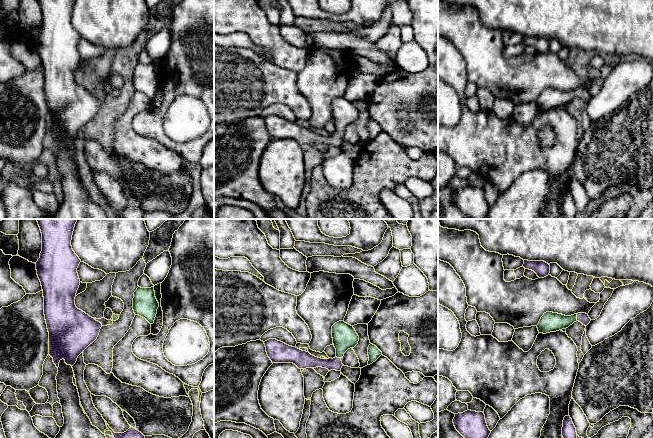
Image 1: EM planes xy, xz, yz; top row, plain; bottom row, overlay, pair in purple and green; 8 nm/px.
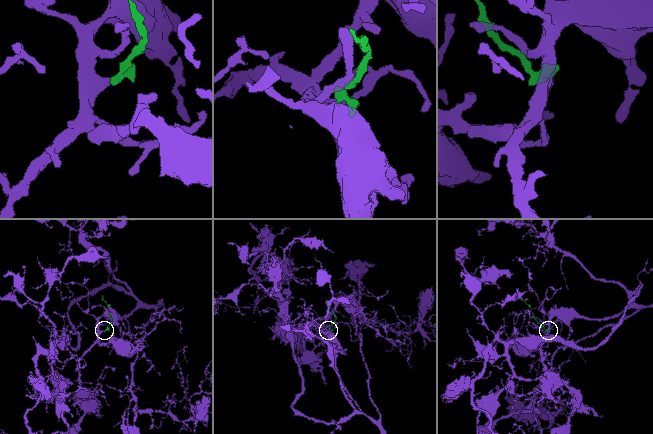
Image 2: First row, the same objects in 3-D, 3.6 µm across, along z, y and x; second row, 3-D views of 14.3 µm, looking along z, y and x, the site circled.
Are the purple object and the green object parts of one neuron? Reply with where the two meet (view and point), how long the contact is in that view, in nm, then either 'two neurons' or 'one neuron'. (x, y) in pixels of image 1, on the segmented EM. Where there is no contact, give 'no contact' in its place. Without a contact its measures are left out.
meets purple in yz at (577, 317); contact 60 nm long; one neuron

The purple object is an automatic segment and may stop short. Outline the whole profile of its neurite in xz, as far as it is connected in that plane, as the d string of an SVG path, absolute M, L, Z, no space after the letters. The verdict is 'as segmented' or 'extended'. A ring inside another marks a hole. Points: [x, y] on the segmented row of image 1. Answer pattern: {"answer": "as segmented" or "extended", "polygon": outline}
{"answer": "extended", "polygon": "M339 321L332 326L332 338L336 349L336 357L333 359L315 357L309 352L289 346L276 339L269 339L264 344L272 363L293 363L299 369L322 367L329 371L341 371L343 366L341 359L344 353L358 344L359 336L353 326Z"}

